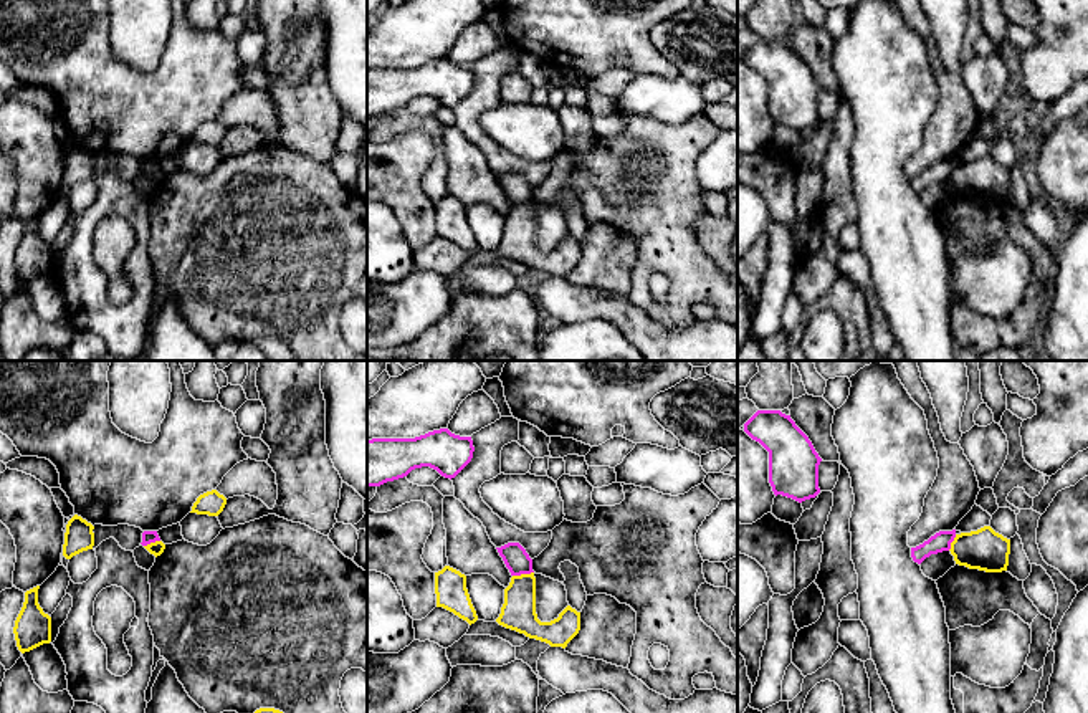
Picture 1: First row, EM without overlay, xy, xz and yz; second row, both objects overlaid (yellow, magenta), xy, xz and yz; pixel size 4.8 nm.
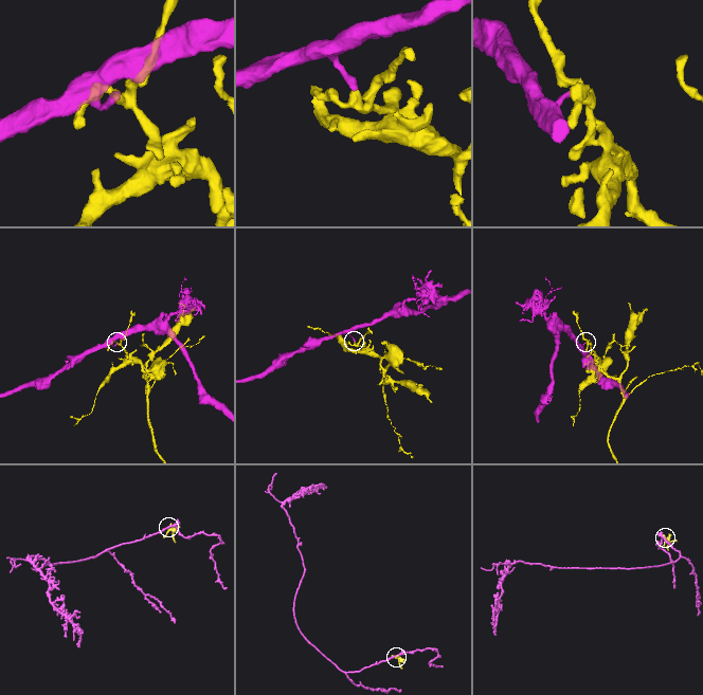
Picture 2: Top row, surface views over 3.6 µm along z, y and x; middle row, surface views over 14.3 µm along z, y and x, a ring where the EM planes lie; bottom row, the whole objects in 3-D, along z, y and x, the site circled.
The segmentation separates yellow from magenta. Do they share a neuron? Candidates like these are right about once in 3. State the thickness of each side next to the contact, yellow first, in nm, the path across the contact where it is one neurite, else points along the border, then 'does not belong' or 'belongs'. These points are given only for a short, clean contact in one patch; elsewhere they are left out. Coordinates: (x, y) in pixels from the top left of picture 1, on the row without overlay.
calibres 170 and 120 nm; border xz (533, 200), (513, 205); does not belong

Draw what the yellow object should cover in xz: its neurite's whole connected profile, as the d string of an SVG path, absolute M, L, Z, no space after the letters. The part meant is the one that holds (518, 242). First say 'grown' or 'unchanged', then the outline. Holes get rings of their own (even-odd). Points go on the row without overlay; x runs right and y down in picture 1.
unchanged | M531 202L511 207L496 251L551 276L565 278L580 260L580 242L567 235L557 248L541 251L536 243L536 207Z

